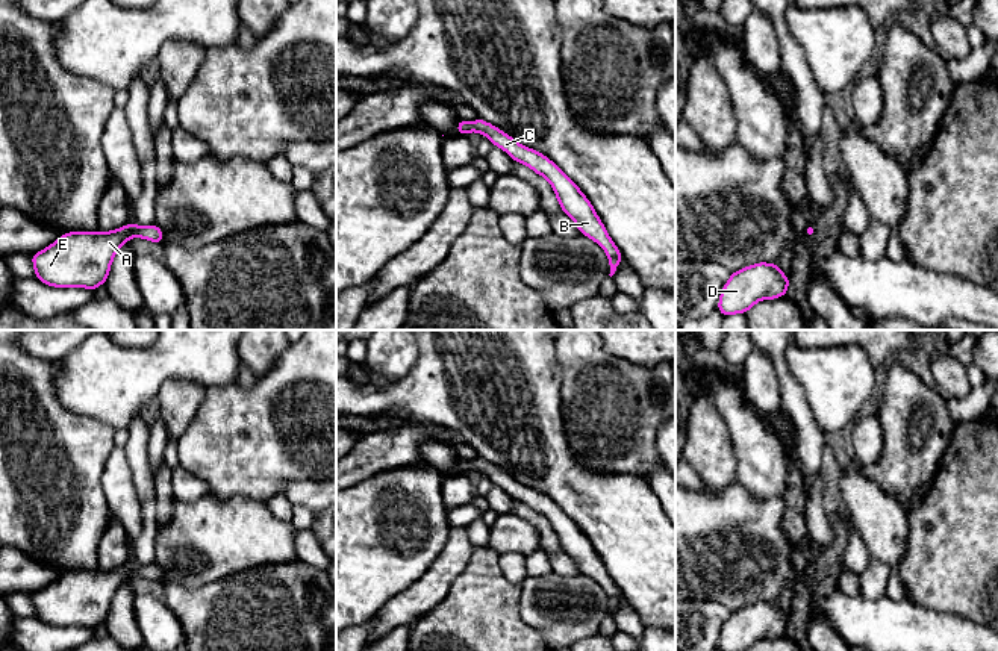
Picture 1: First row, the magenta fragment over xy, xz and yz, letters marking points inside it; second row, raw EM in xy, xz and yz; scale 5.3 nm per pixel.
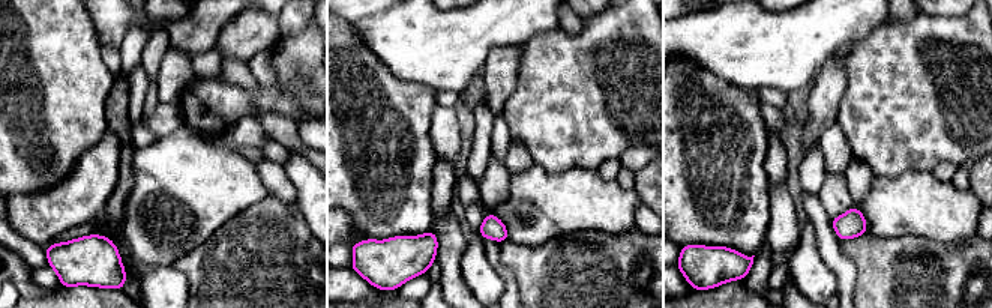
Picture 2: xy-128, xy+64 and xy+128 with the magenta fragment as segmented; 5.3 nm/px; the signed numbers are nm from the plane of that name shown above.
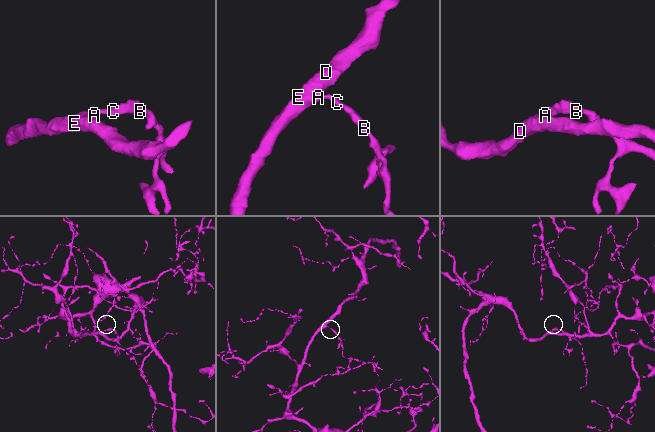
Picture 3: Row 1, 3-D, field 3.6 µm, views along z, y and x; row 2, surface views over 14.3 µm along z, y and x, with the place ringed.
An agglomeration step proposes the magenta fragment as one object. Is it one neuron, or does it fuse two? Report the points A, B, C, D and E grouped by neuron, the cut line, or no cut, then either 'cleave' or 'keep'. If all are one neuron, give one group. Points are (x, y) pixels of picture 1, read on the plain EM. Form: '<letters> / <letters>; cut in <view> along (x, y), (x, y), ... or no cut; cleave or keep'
A B C D E; no cut; keep

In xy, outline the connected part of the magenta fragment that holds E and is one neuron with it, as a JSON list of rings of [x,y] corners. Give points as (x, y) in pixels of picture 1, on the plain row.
[[[156,563],[62,572],[51,584],[30,595],[35,615],[53,627],[95,630],[106,622],[117,590],[133,575],[157,583],[164,580],[164,571]]]

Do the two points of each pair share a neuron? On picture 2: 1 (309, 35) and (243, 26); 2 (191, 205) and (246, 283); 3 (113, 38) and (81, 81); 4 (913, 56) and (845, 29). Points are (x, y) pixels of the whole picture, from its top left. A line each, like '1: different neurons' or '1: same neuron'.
1: different neurons
2: different neurons
3: different neurons
4: different neurons

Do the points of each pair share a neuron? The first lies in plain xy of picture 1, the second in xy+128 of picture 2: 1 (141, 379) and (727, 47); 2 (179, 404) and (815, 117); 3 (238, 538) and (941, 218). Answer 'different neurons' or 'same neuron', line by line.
1: same neuron
2: same neuron
3: same neuron

